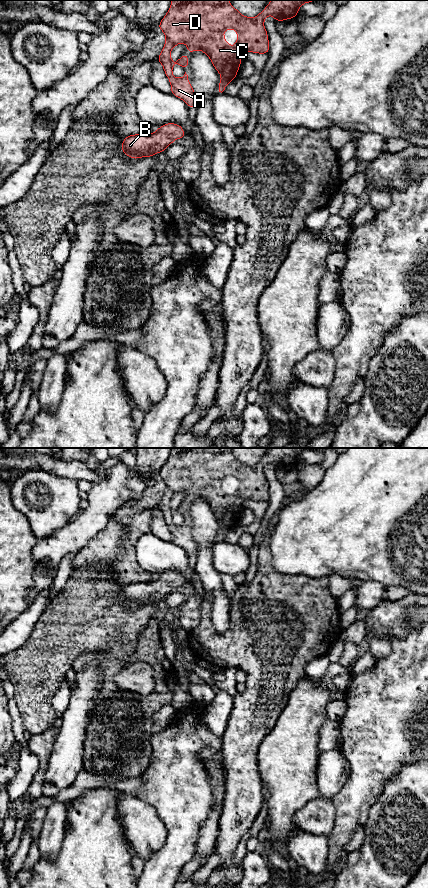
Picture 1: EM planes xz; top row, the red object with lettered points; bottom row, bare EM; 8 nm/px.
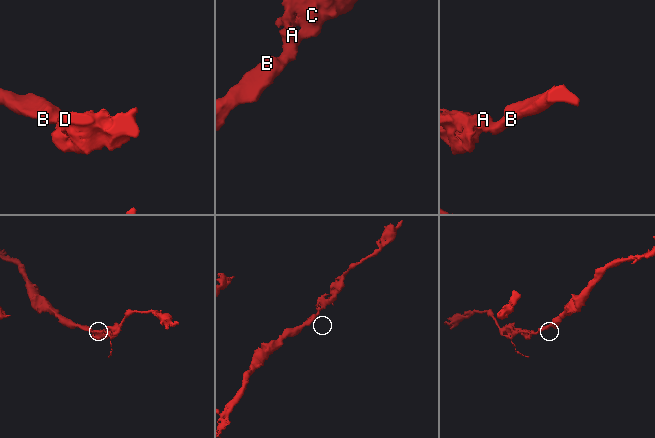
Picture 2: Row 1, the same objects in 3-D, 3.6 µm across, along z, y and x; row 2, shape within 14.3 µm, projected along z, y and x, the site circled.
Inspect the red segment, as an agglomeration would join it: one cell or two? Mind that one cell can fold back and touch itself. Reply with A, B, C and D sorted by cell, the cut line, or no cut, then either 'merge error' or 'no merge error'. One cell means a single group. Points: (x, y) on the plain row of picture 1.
groups A B C D; cut none; no merge error

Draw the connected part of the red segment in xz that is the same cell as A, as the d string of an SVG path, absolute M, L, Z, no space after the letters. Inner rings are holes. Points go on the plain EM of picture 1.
M172 448L167 462L158 473L165 482L164 495L156 507L163 513L165 523L171 532L171 542L183 548L189 556L194 556L197 544L188 523L175 526L172 521L174 512L189 516L188 502L201 498L211 508L221 523L219 540L237 525L241 504L249 499L268 502L269 487L264 468L272 463L275 469L296 466L304 451L316 448L271 448L255 466L239 461L229 448ZM227 477L237 480L234 494L228 493L223 481ZM180 492L187 493L188 501L176 510L170 506L172 497Z

